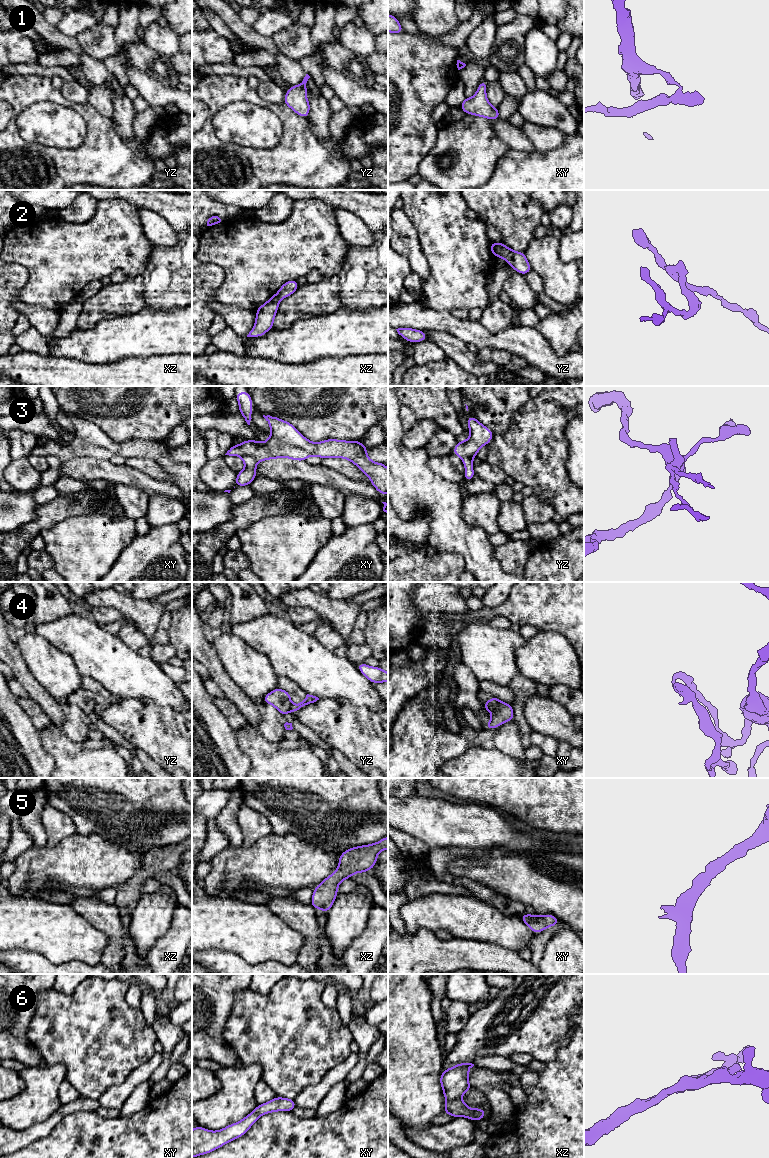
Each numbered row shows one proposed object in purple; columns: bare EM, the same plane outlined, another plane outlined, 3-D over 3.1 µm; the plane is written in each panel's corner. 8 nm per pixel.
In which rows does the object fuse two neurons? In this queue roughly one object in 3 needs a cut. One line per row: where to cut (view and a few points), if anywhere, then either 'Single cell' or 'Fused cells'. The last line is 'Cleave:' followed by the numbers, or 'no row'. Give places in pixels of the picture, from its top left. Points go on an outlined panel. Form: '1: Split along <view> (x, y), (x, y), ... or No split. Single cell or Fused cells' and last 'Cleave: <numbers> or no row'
1: No split. Single cell
2: Split along xz (276, 294), (280, 298). Fused cells
3: Split along xy (241, 456), (251, 456), (257, 461). Fused cells
4: Split along yz (292, 704), (290, 711). Fused cells
5: No split. Single cell
6: No split. Single cell
Cleave: 2, 3, 4

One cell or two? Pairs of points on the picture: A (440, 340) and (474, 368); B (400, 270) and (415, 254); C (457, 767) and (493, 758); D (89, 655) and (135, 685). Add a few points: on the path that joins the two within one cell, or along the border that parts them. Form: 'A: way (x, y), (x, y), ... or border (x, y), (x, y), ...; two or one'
A: way (448, 343), (466, 360); one
B: border (398, 251), (407, 259), (411, 271); two
C: way (466, 767), (484, 767); one
D: way (100, 655), (110, 661), (124, 674); one

